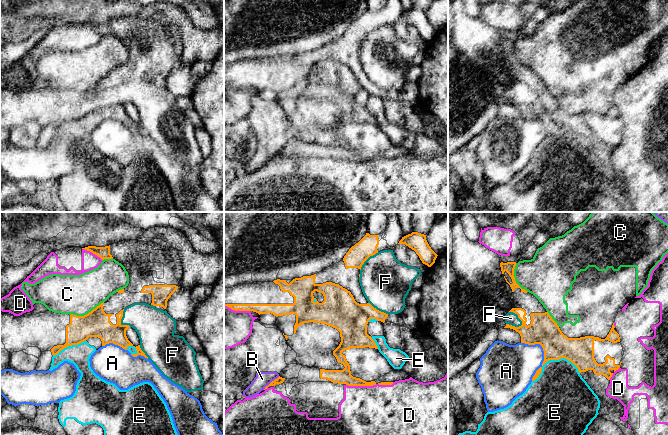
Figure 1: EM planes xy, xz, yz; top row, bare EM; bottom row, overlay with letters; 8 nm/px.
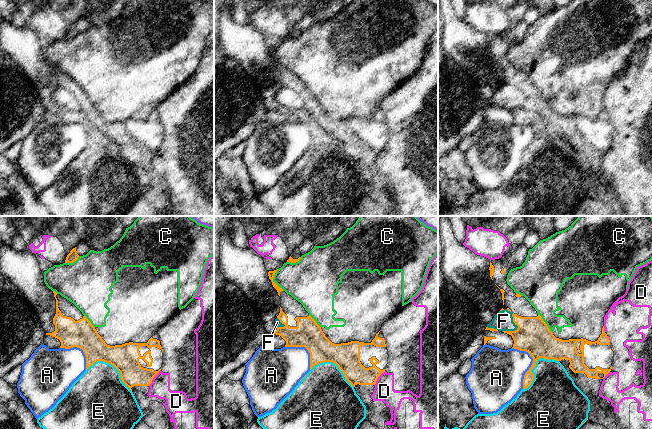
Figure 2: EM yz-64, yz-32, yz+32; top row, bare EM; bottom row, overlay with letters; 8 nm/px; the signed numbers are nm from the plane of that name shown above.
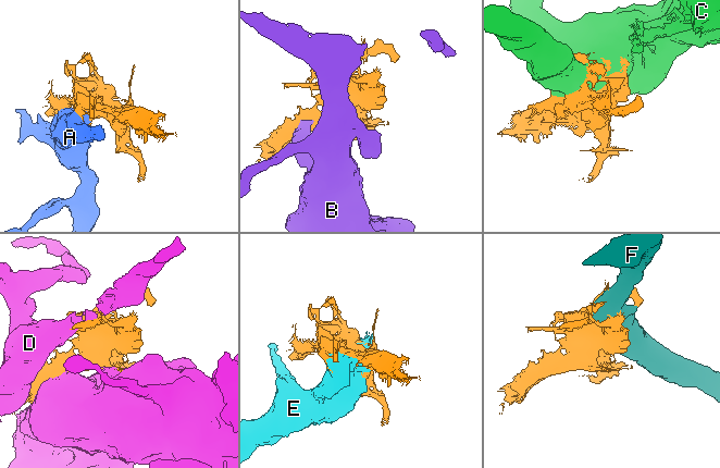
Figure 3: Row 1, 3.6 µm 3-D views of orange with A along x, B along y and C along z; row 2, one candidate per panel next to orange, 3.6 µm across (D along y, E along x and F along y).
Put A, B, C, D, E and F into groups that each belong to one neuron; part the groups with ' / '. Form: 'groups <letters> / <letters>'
groups A / B / C / D / E / F

